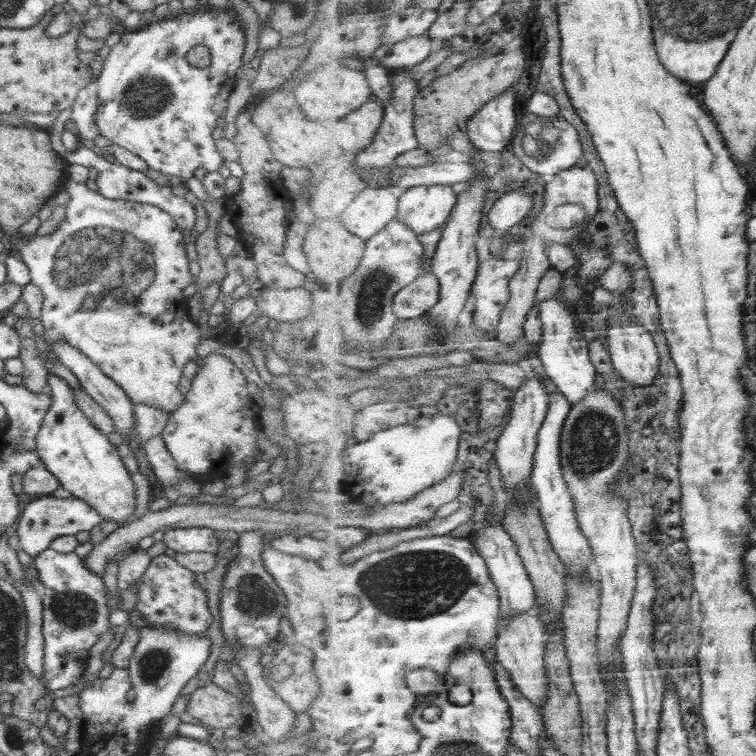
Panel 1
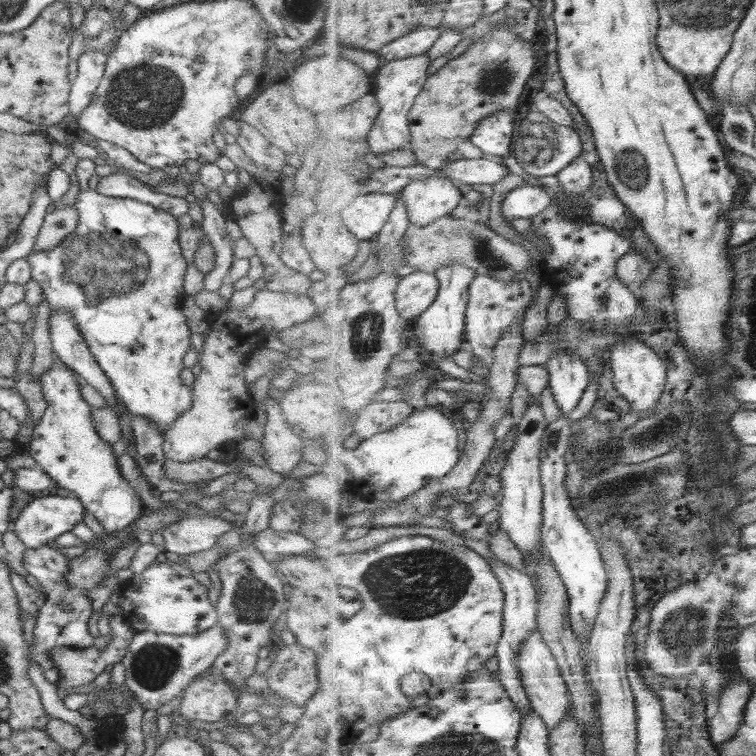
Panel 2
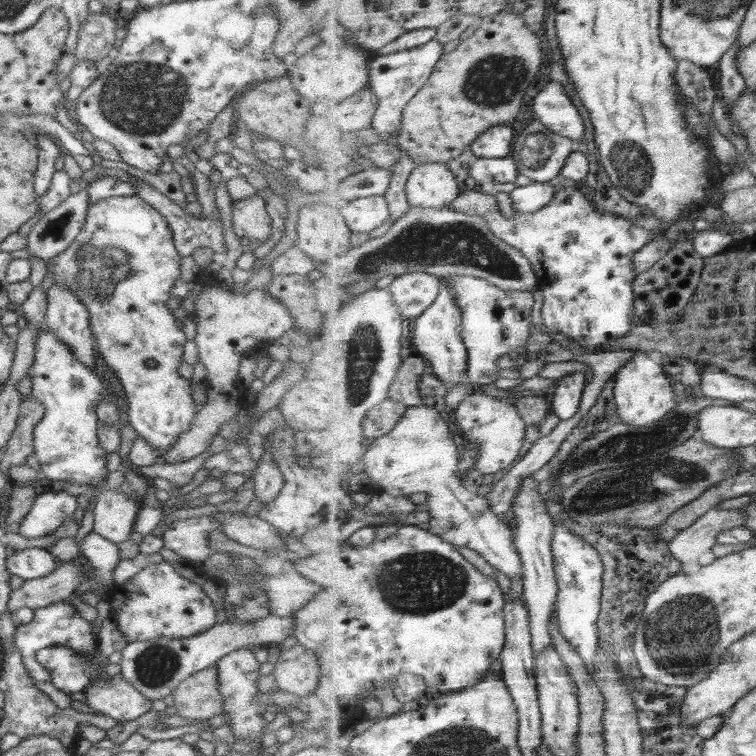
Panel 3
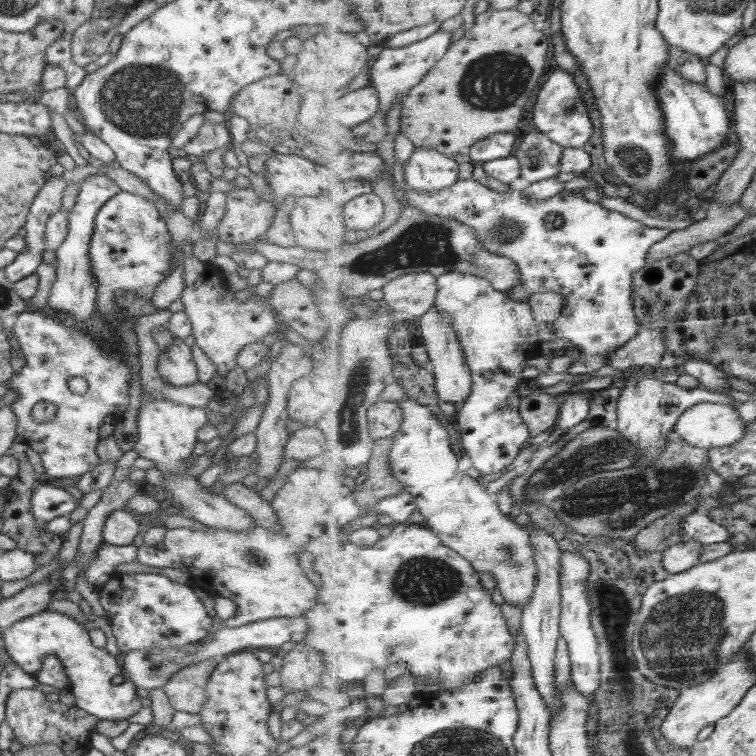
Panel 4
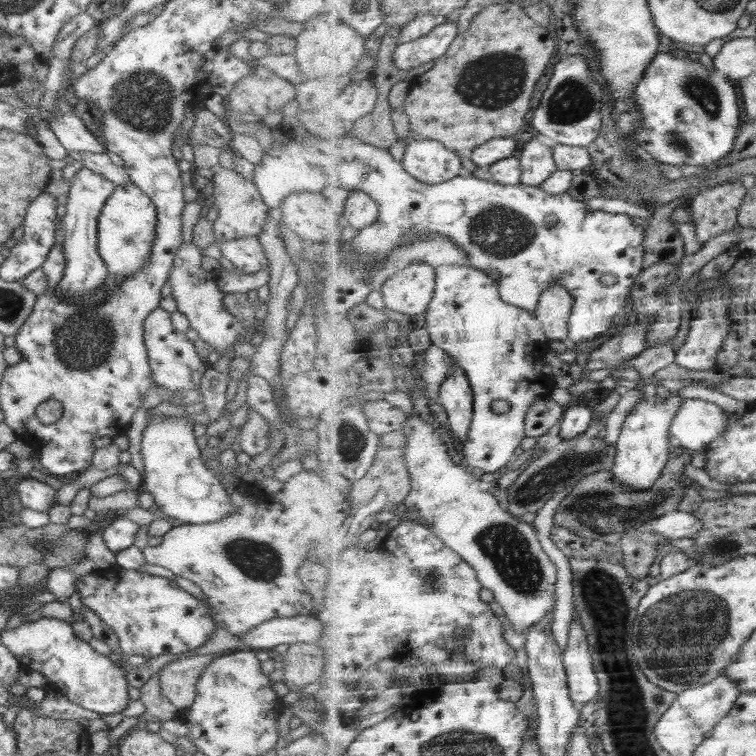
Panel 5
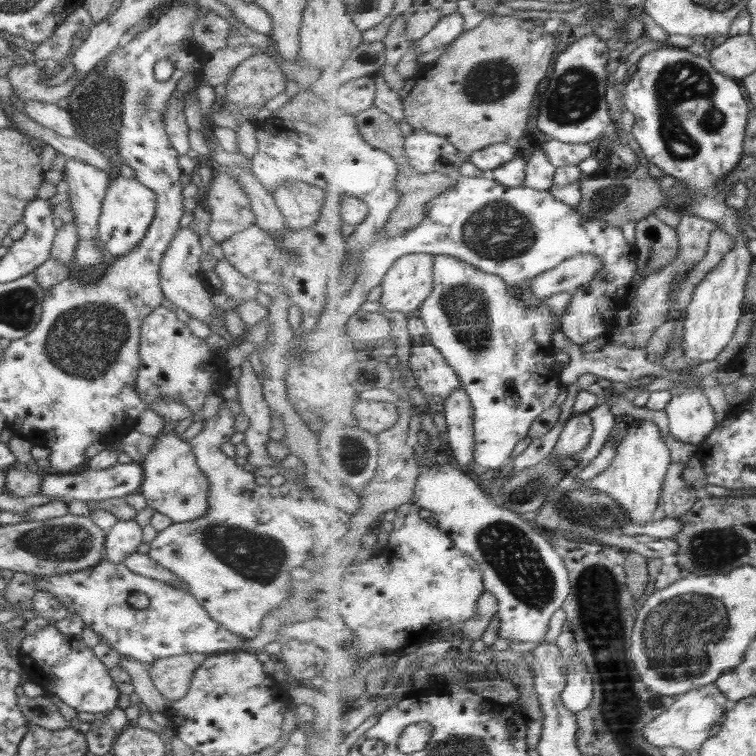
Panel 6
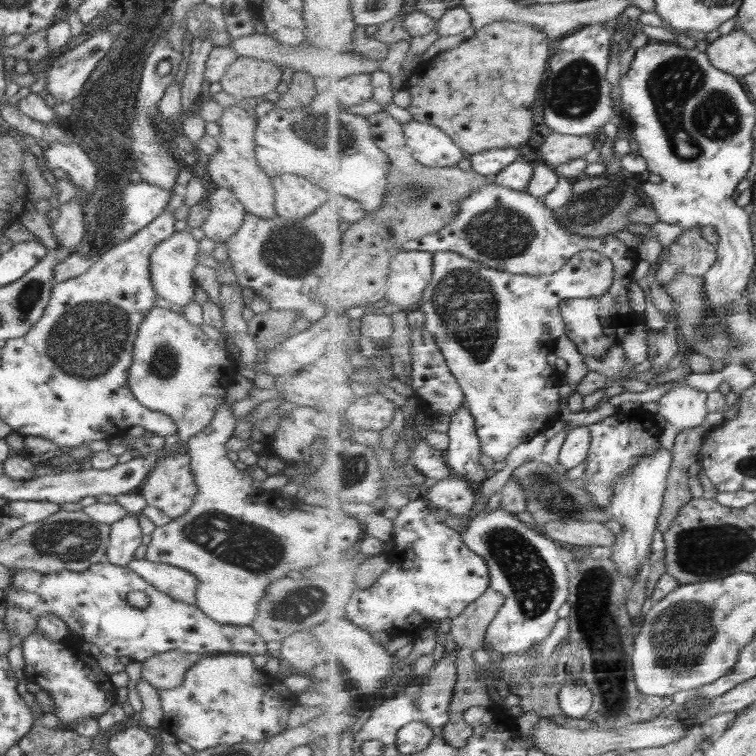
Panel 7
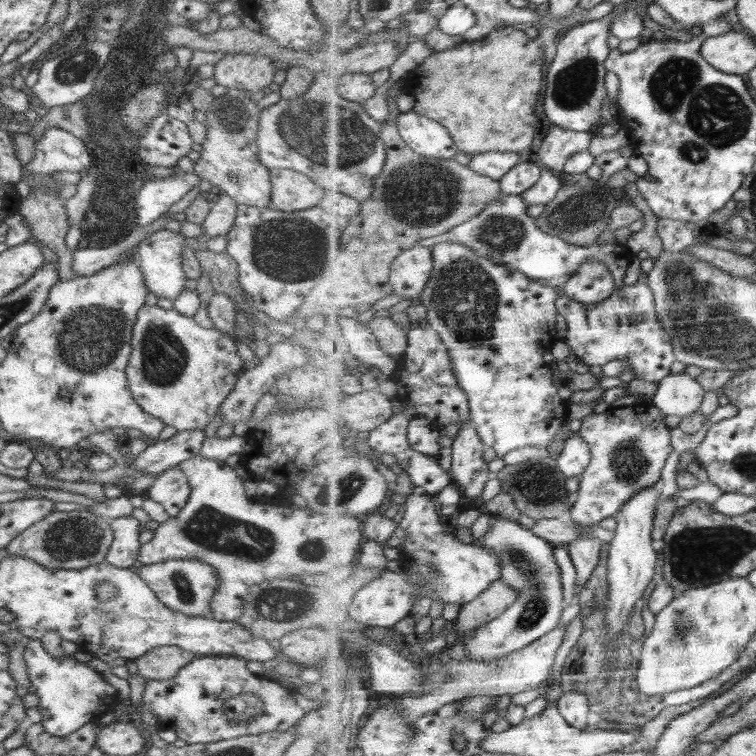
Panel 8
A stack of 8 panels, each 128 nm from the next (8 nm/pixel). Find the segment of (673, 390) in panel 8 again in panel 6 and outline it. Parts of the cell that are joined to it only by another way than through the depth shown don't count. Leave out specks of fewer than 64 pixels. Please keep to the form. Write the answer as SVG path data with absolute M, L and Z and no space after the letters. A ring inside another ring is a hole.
M673 392L670 404L665 408L670 420L672 434L687 443L701 447L702 443L716 430L719 425L716 410L710 403L708 396L700 392Z

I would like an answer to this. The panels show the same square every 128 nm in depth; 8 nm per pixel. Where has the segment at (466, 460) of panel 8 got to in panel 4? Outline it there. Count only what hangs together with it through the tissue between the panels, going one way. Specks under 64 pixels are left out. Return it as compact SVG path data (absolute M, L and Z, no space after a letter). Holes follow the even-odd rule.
M434 305L421 319L421 329L423 344L428 349L431 361L435 366L435 376L437 377L437 390L442 401L452 403L457 409L457 415L461 412L464 404L472 395L474 384L472 373L464 346L459 338L457 329L453 322L448 319L444 311L440 311L438 305Z

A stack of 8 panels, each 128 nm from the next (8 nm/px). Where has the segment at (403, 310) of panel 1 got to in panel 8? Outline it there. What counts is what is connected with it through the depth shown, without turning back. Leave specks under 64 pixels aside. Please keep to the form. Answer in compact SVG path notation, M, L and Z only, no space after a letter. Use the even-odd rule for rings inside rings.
M418 244L416 247L404 251L392 265L391 283L395 286L395 294L405 296L406 299L416 298L425 291L435 269L433 248Z

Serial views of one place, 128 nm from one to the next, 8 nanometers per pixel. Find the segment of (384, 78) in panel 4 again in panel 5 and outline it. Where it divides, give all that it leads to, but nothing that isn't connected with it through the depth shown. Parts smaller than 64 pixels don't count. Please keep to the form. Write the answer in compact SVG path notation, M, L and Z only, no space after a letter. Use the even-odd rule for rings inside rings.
M448 20L428 36L406 44L399 44L394 53L394 62L404 72L420 68L432 60L437 61L442 58L458 36L460 36L458 22Z

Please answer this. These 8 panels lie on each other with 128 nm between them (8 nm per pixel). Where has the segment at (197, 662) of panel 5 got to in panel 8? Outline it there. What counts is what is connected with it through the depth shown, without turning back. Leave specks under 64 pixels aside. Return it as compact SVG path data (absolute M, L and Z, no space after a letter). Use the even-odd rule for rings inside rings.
M158 646L142 654L134 661L138 673L147 680L170 680L178 674L182 666L192 662L196 656L193 652L186 652L176 646Z

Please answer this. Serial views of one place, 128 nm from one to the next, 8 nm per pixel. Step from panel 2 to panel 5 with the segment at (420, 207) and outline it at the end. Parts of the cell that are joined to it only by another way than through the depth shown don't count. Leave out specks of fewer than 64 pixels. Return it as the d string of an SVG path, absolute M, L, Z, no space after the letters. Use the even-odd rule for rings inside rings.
M414 140L407 146L402 162L414 178L431 185L465 173L460 153L438 140Z

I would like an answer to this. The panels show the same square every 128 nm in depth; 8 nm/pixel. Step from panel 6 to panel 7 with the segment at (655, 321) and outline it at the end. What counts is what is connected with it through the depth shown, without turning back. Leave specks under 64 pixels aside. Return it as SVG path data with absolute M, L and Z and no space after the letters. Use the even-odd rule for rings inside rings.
M700 225L685 229L668 251L668 256L659 261L657 272L658 283L664 289L682 274L704 276L719 257L718 247L704 238Z

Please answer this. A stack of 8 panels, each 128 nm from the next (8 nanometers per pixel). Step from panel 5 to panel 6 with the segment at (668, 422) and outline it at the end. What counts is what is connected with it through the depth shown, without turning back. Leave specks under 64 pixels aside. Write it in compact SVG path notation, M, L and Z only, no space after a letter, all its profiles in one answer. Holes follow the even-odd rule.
M635 420L630 425L630 433L622 439L617 455L610 467L598 477L584 483L614 496L624 511L630 515L631 522L646 525L654 521L654 512L664 492L669 469L673 465L673 452L662 436L662 430L652 420Z

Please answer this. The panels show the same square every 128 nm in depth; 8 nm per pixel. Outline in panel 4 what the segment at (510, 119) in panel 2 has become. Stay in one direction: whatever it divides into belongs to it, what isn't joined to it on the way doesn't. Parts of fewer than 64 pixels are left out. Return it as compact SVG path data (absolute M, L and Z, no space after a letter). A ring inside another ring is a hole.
M514 131L494 134L480 143L476 143L471 148L469 156L482 165L490 160L509 157L514 152L518 140Z

